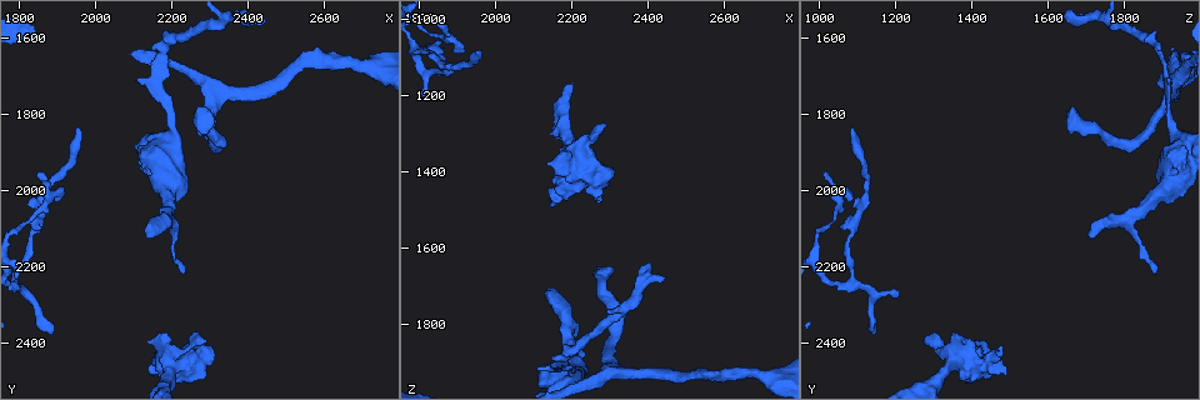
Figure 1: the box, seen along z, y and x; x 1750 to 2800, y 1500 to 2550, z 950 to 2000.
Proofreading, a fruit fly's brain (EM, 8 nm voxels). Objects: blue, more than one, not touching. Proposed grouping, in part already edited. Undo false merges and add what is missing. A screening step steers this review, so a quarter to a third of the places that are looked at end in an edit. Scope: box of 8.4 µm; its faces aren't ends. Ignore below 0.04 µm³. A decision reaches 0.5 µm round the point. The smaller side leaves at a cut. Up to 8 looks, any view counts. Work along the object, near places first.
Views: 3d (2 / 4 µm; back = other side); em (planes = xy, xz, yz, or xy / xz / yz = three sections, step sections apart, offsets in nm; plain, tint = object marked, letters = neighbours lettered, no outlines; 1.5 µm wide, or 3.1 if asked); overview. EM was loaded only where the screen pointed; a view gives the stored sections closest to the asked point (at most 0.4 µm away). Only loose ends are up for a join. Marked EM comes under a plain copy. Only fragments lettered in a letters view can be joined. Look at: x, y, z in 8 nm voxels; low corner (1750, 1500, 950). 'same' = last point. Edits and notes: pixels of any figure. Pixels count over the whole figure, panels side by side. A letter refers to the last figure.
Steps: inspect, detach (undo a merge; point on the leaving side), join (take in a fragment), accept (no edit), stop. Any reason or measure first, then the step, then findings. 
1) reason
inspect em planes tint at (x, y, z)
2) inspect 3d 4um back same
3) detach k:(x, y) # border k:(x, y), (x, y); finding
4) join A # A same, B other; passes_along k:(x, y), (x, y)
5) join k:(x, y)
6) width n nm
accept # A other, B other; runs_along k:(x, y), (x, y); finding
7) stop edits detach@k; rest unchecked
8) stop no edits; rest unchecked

inspect em xy step 4 tint at (2200, 2445, 1350)

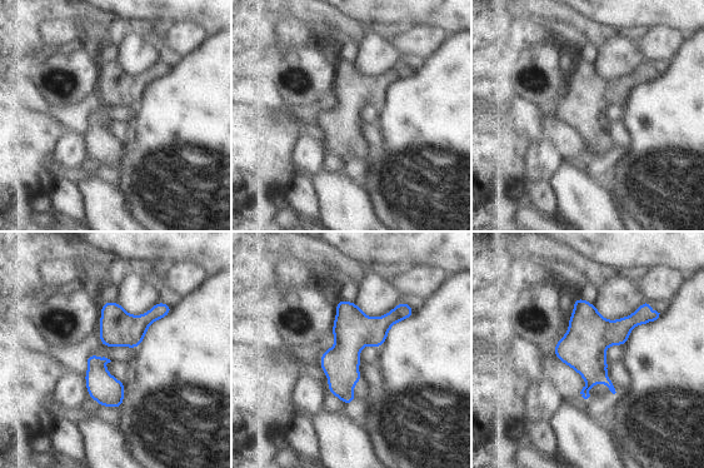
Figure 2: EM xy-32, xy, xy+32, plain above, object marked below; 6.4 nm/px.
inspect em planes letters same

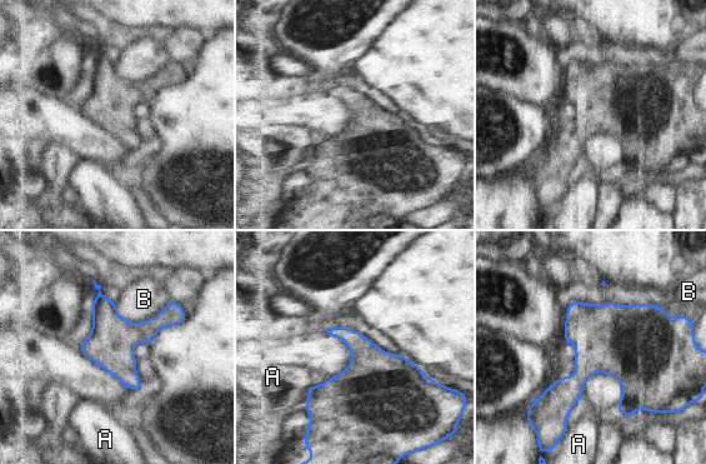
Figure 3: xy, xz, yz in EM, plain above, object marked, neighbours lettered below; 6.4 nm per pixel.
accept # A other, B other; border 3:(171, 299), (139, 323), (116, 313); one neuron here

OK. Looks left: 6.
branch stops here
inspect em planes letters at (2140, 2120, 1710)

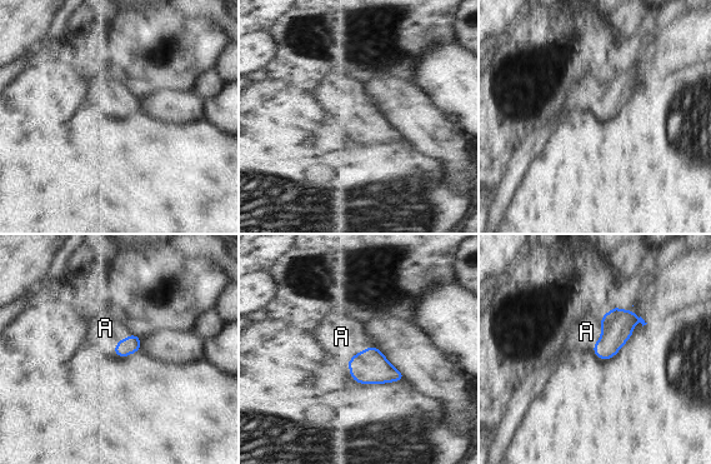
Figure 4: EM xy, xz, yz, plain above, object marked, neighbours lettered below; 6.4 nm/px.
join A # A same; passes_along 4:(616, 325), (601, 332), (586, 332); it goes on there

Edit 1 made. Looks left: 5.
redraw
inspect overview

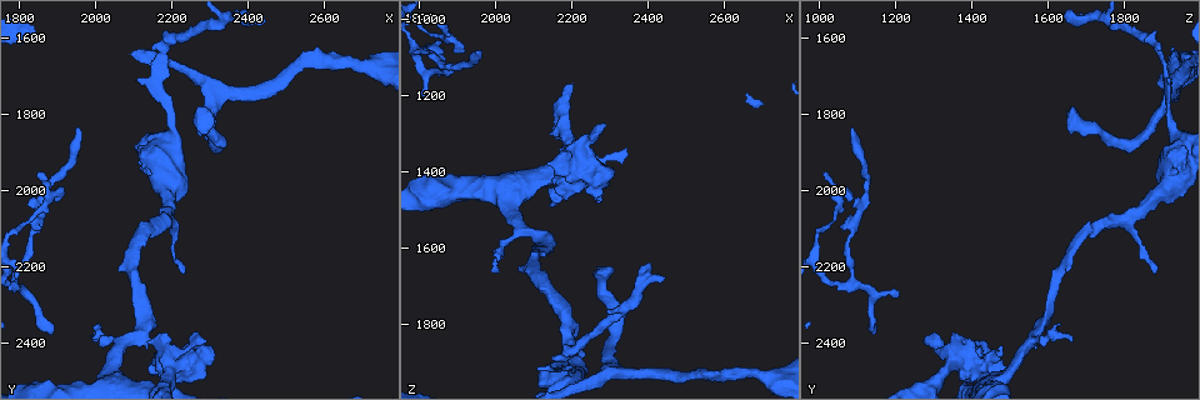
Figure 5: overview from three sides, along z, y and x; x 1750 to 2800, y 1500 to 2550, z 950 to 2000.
free end
inspect 3d 2um at (1875, 2380, 1140)

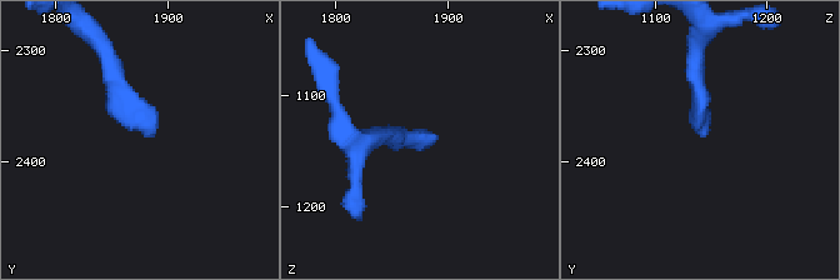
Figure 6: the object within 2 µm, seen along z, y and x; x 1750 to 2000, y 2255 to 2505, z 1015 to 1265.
need the tissue
inspect em planes letters at (1880, 2378, 1144)

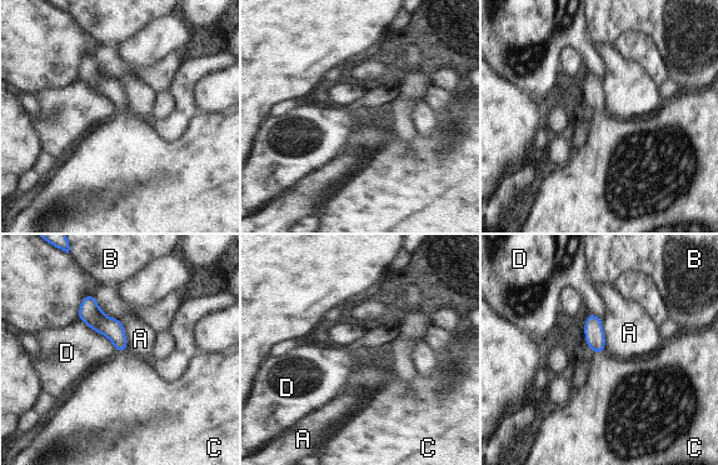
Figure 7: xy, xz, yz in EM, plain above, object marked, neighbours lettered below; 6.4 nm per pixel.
longest_contact D 340 nm
join C # A other, B other, C same, D other; passes_along 7:(113, 329), (121, 351), (125, 390); it goes on there

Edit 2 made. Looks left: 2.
stop edits join@4, join@7; rest unchecked

